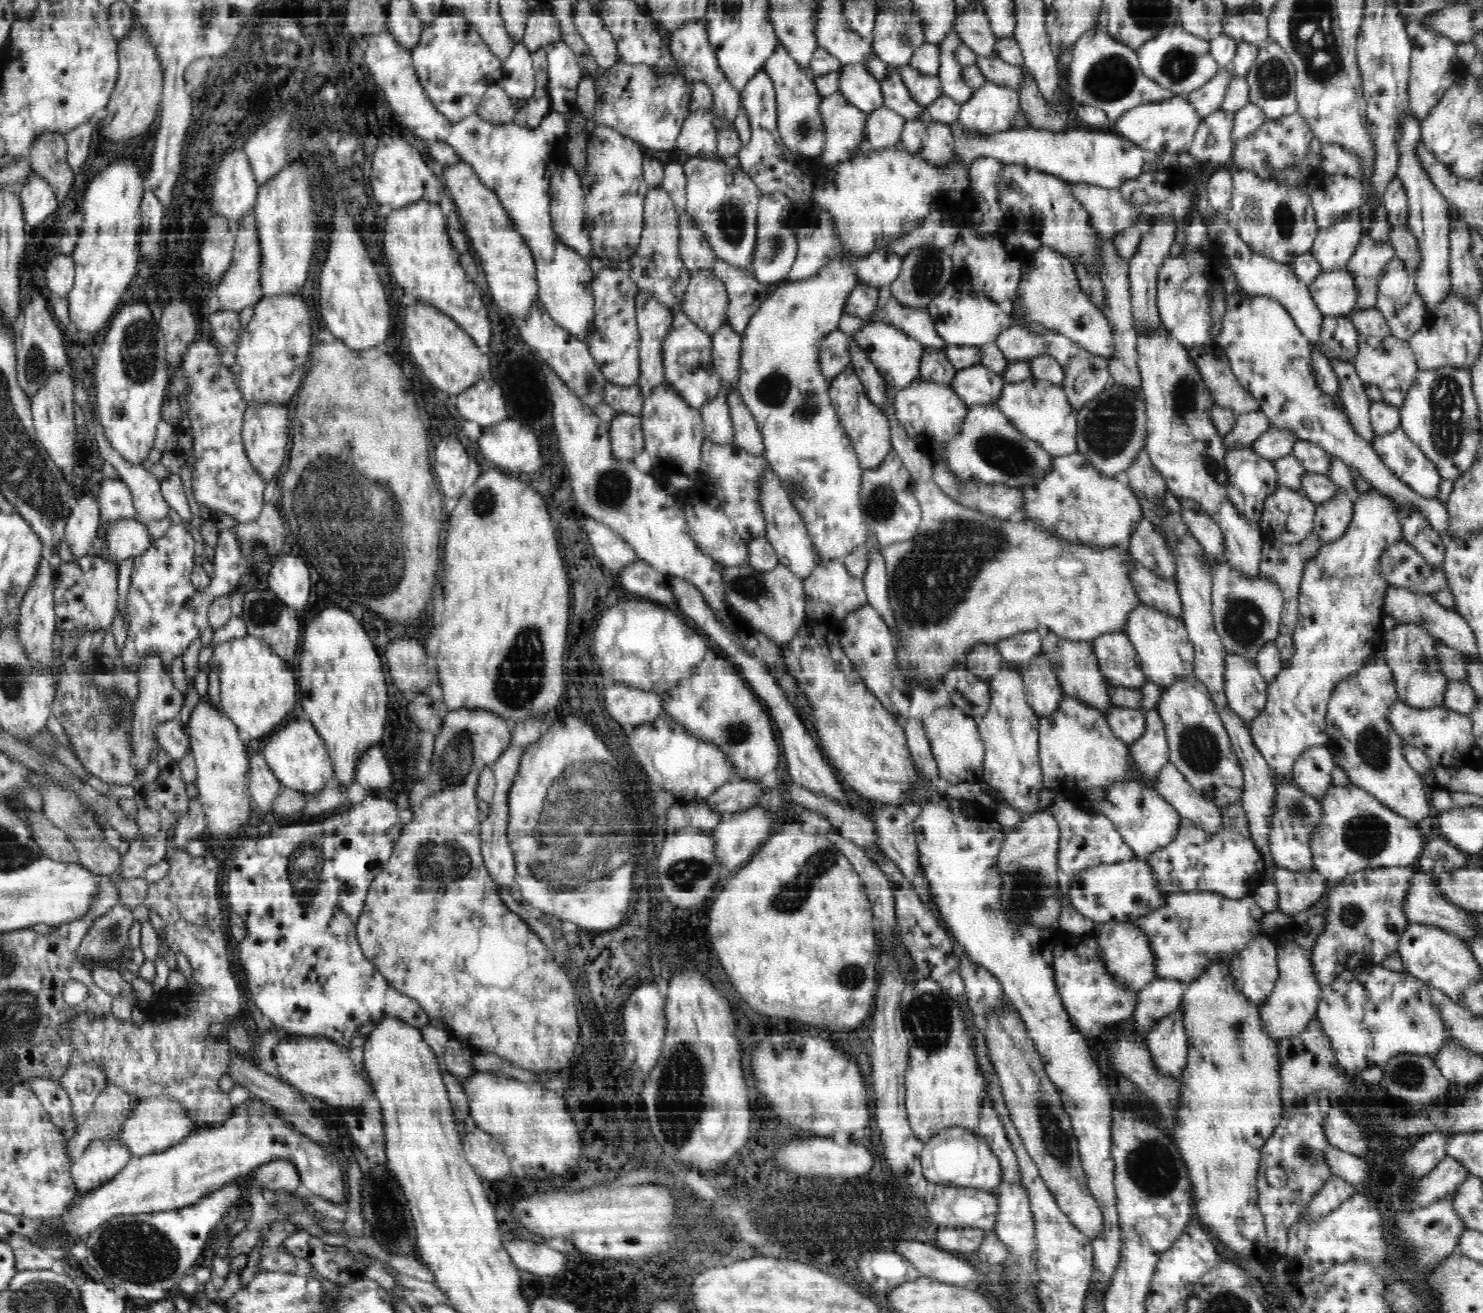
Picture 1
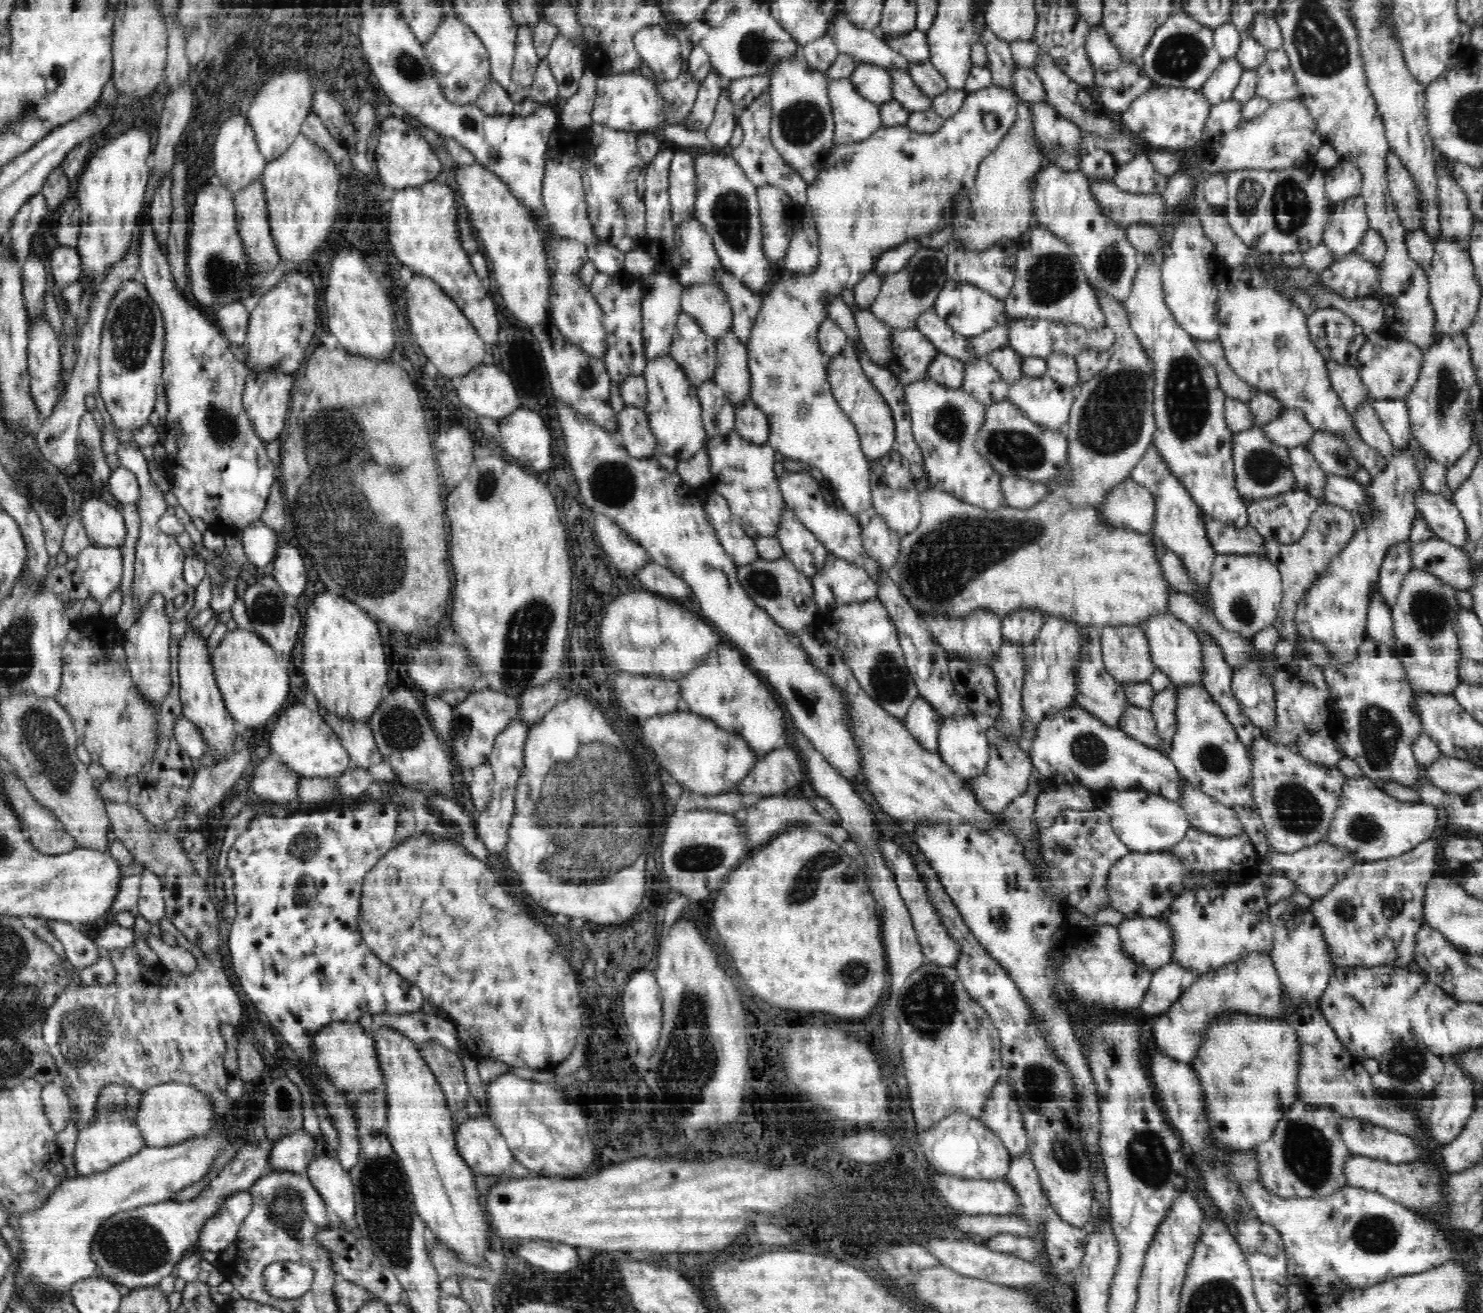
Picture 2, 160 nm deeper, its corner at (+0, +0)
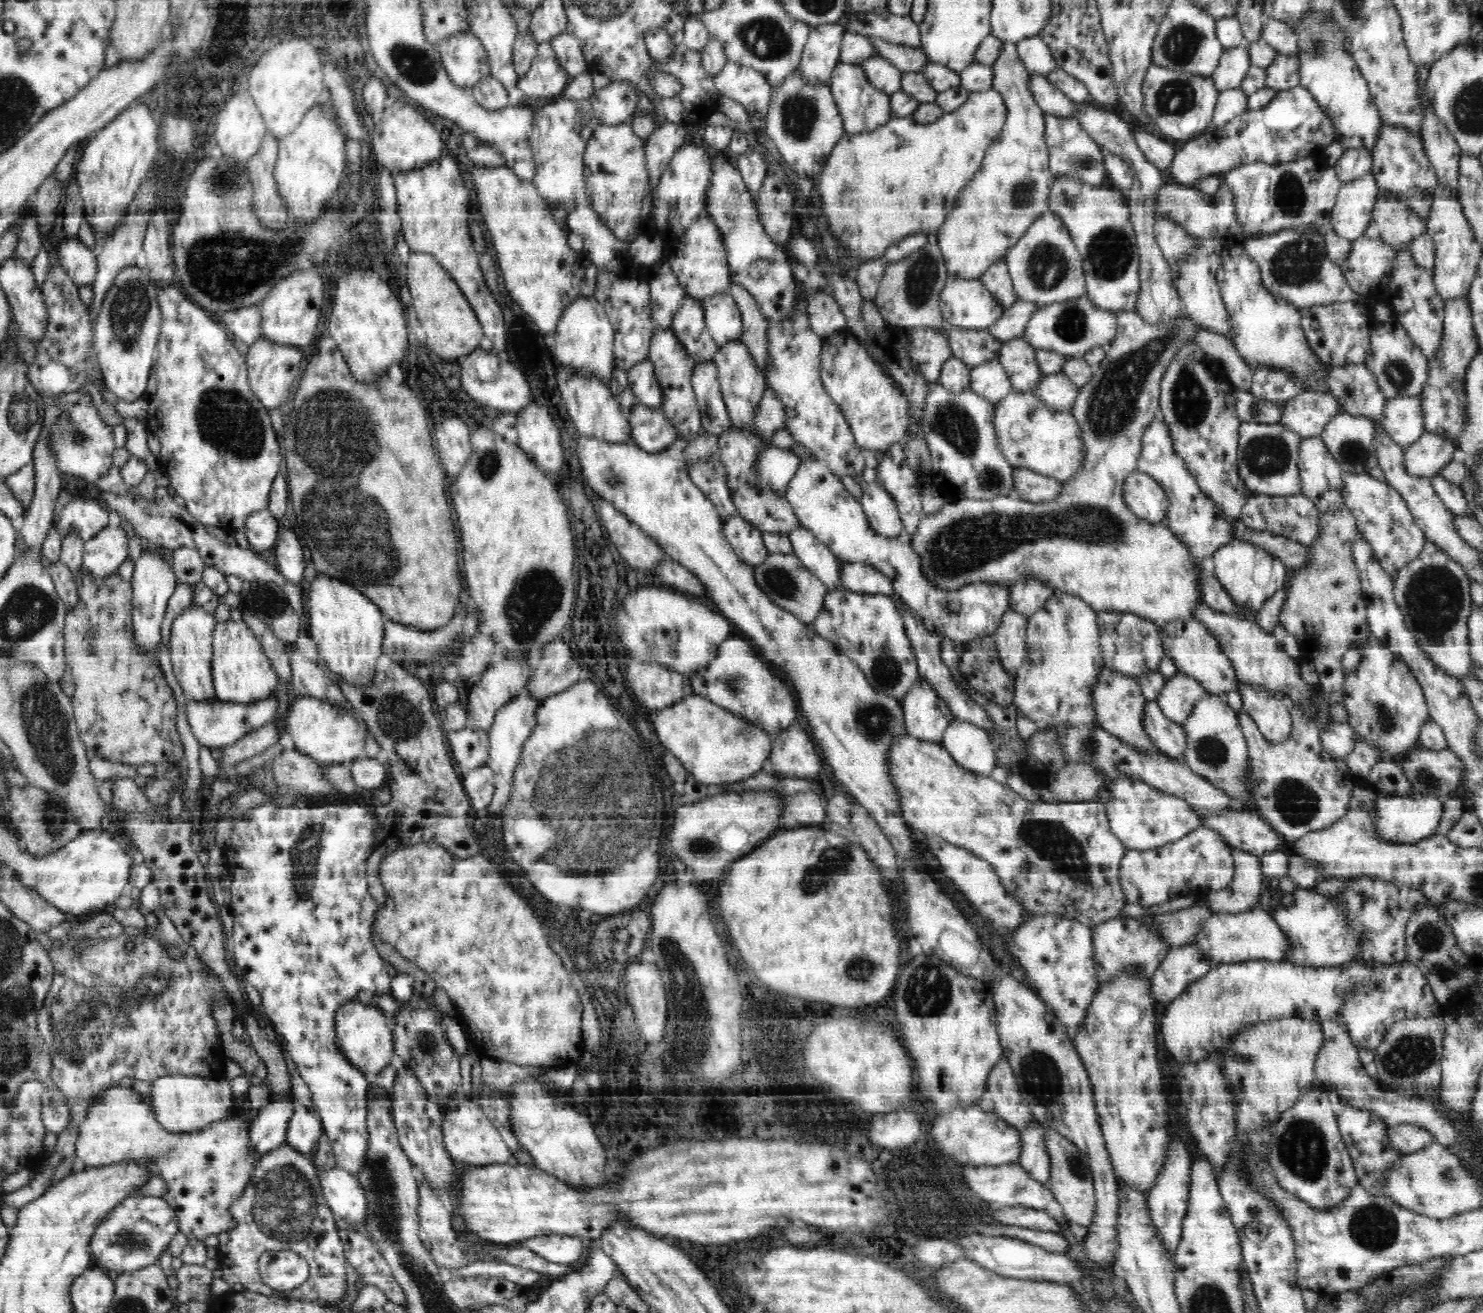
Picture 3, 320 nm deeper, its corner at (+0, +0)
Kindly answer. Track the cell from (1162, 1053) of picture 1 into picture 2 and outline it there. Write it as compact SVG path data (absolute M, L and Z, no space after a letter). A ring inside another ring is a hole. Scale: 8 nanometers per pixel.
M1250 952L1240 960L1201 974L1181 994L1181 998L1156 1020L1153 1032L1158 1052L1175 1063L1191 1064L1199 1052L1208 1024L1224 1012L1284 1019L1286 1010L1282 986L1279 986L1278 973L1269 953Z

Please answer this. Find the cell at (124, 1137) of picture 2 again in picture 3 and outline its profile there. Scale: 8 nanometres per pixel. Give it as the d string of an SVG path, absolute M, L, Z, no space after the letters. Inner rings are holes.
M120 1082L112 1085L86 1112L86 1118L79 1126L75 1142L78 1161L85 1168L98 1168L123 1161L151 1160L167 1184L166 1192L161 1194L162 1200L165 1200L177 1213L181 1231L188 1239L198 1239L202 1242L210 1234L221 1236L226 1231L232 1230L235 1226L231 1216L232 1206L244 1194L257 1162L254 1149L250 1145L249 1123L245 1116L233 1116L228 1120L212 1122L193 1133L172 1133L158 1123L154 1107L149 1100L144 1102L133 1087L123 1088L119 1084Z

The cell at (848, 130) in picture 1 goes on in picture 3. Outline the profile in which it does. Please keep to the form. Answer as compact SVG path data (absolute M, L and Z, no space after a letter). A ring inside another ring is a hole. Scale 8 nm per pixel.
M839 63L828 86L842 116L845 133L848 135L861 135L874 131L886 125L894 117L891 109L891 96L883 95L883 92L872 88L860 65L852 67Z

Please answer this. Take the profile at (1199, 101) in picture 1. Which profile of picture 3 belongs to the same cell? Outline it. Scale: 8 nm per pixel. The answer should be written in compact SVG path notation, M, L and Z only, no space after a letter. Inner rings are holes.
M1244 45L1226 49L1212 74L1218 92L1239 88L1251 68L1249 50Z

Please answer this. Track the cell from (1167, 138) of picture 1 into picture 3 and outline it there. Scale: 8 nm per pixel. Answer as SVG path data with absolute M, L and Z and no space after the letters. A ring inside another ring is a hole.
M1155 63L1150 64L1142 86L1144 112L1148 118L1154 118L1156 128L1162 130L1164 136L1174 140L1196 138L1202 130L1209 130L1213 120L1215 105L1219 92L1215 88L1213 76L1195 77L1184 71L1159 69Z

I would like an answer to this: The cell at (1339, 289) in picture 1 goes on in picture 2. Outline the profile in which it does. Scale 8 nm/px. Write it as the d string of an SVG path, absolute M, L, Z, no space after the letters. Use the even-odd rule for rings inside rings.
M1354 250L1322 271L1320 281L1348 299L1375 297L1381 283L1379 267Z

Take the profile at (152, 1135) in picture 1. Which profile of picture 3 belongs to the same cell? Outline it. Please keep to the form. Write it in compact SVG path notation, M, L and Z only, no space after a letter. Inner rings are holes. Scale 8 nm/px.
M164 1076L151 1082L152 1096L149 1099L154 1107L156 1119L164 1129L172 1133L193 1133L207 1127L212 1122L226 1119L228 1108L232 1106L231 1084L226 1079L208 1080L202 1076Z

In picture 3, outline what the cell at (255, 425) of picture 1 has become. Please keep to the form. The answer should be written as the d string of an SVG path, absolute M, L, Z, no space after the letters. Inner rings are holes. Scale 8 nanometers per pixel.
M261 338L249 345L245 361L247 378L250 381L250 392L266 410L270 410L274 406L280 406L284 400L288 400L290 390L296 382L296 376L300 373L302 356L304 356L302 350L277 346L277 344L271 344L267 340L261 340Z

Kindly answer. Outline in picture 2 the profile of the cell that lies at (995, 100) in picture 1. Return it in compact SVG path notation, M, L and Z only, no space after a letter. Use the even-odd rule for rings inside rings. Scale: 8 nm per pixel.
M991 85L968 93L962 108L946 119L942 128L934 134L919 134L906 125L881 127L861 143L833 147L824 170L807 188L806 214L815 222L819 236L818 266L809 275L798 274L796 278L780 279L761 293L762 308L746 346L750 401L766 414L770 425L767 446L780 450L786 458L818 468L838 492L836 498L842 500L841 506L849 518L856 516L860 510L871 511L871 461L863 454L856 427L839 407L828 382L827 359L818 341L820 326L828 319L825 300L828 293L838 295L841 290L852 290L862 276L874 269L884 251L908 239L943 230L951 222L954 204L966 200L971 194L983 158L1002 142L1019 119L1020 106L1021 101L1013 91Z

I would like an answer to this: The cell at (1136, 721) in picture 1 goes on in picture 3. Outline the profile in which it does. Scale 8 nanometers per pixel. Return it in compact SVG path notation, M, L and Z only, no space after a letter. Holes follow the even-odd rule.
M1147 701L1142 714L1147 740L1170 757L1181 759L1185 747L1185 734L1182 725L1172 723L1166 718L1156 701Z

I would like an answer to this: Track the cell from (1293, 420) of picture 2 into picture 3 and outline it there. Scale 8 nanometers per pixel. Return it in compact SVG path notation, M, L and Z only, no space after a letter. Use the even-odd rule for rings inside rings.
M1328 390L1328 394L1321 394L1321 392L1301 392L1282 404L1282 416L1279 417L1279 422L1287 430L1298 434L1300 438L1309 439L1311 436L1322 434L1324 426L1341 411L1340 401L1336 399L1336 395L1332 391Z

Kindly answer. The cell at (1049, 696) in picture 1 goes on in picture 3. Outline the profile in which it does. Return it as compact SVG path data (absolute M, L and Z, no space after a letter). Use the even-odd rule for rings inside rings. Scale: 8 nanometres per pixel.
M1054 592L1045 606L1028 619L1025 637L1029 659L1018 671L1013 703L1016 710L1036 724L1037 730L1054 728L1064 722L1096 723L1091 690L1104 668L1097 616L1082 600Z

